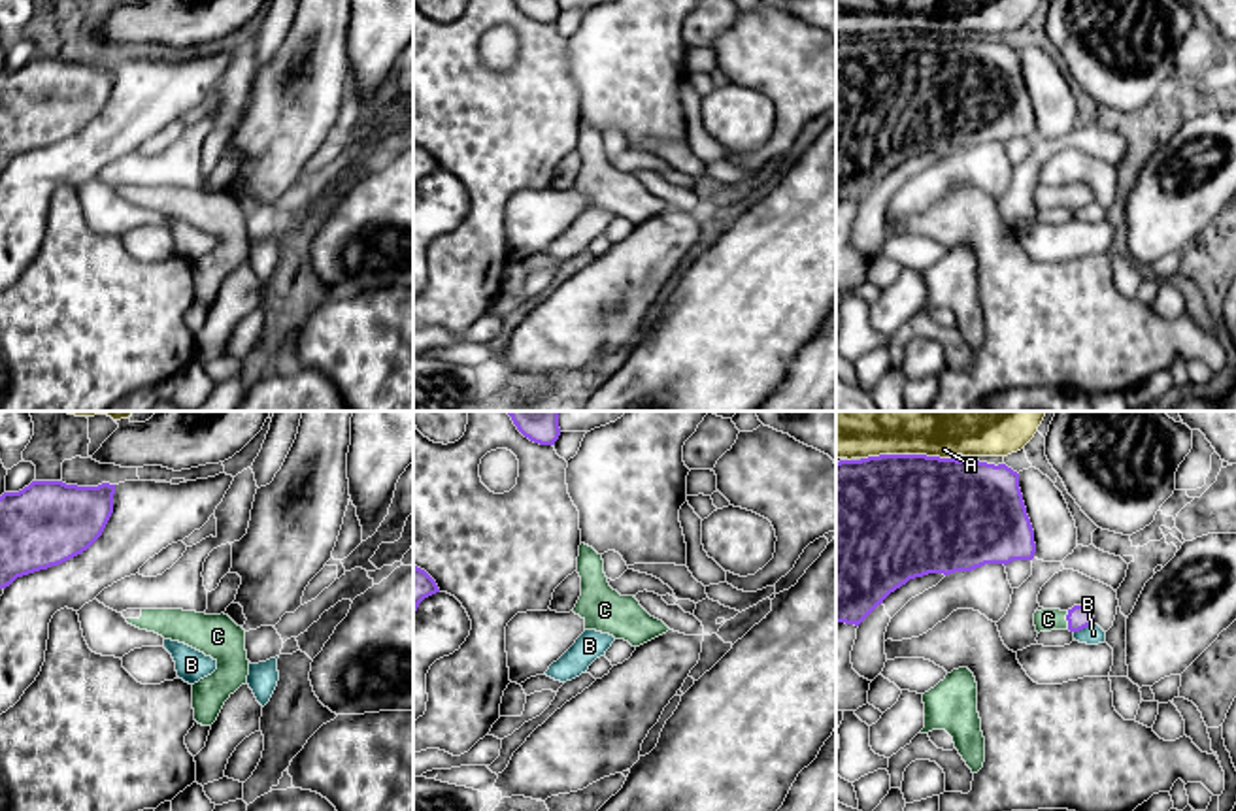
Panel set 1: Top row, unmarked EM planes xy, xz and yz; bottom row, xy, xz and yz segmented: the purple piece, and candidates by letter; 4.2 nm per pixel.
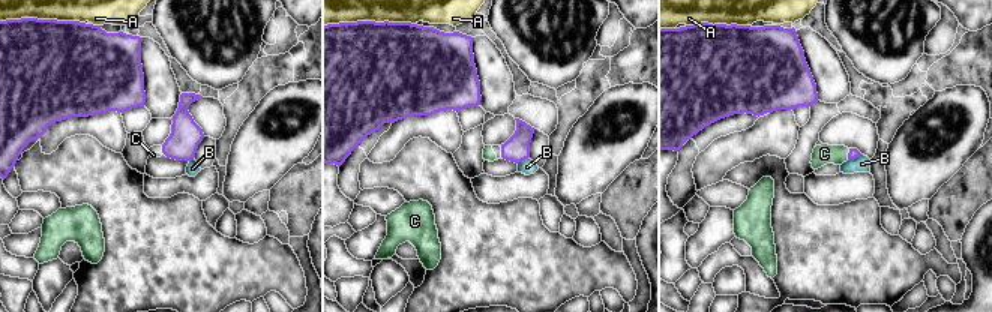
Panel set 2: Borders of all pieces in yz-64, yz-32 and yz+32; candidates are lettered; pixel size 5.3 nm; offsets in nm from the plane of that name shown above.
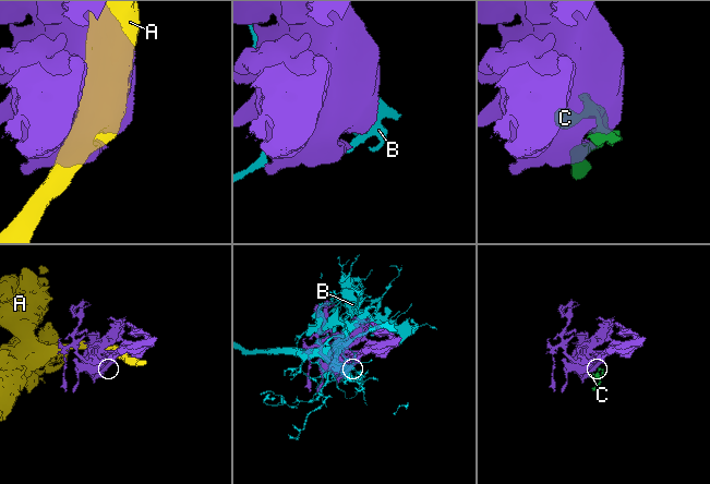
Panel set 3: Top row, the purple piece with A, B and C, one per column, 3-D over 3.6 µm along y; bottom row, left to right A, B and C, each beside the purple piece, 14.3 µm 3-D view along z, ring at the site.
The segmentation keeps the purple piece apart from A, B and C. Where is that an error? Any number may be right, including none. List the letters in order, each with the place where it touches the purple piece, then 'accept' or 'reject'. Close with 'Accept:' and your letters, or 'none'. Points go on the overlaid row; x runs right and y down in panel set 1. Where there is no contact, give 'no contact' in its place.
A: contact yz (906, 455); reject
B: contact yz (1084, 627); reject
C: contact yz (1067, 619); accept
Accept: C

